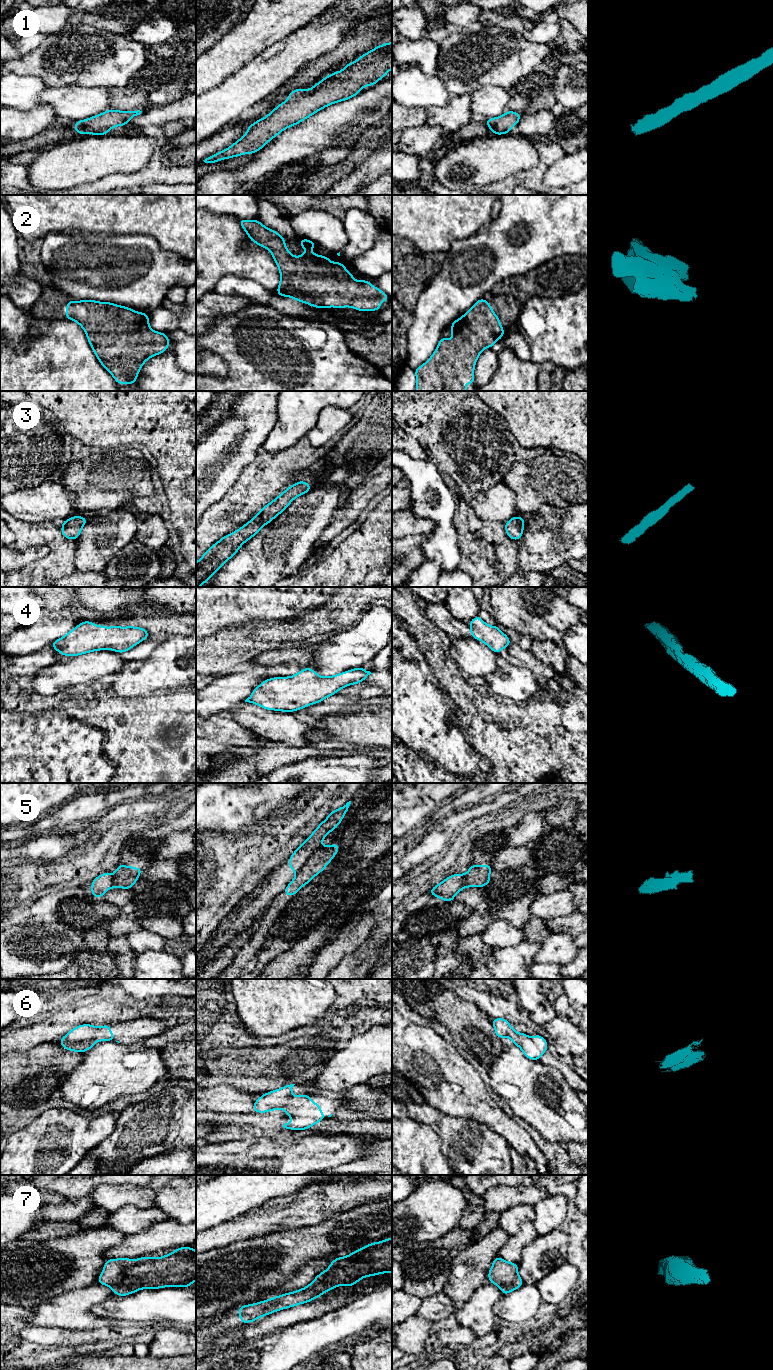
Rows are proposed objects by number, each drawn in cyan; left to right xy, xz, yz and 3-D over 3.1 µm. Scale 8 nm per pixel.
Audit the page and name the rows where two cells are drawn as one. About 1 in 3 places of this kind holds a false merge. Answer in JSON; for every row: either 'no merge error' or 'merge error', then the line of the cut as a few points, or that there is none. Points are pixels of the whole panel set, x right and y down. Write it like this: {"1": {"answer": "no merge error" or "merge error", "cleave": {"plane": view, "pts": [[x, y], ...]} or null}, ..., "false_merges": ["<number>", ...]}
{"1": {"answer": "no merge error", "cleave": null}, "2": {"answer": "no merge error", "cleave": null}, "3": {"answer": "no merge error", "cleave": null}, "4": {"answer": "no merge error", "cleave": null}, "5": {"answer": "merge error", "cleave": {"plane": "xz", "pts": [[319, 846], [296, 872]]}}, "6": {"answer": "no merge error", "cleave": null}, "7": {"answer": "no merge error", "cleave": null}, "false_merges": ["5"]}

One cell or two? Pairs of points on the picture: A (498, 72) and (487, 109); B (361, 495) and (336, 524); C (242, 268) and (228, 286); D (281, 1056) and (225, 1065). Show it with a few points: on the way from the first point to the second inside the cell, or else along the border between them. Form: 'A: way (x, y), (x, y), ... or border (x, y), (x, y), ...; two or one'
A: border (505, 88), (483, 85), (472, 93); two
B: way (357, 502), (343, 517); one
C: border (215, 283), (225, 276), (237, 275), (259, 284); two
D: way (267, 1065), (239, 1065); one

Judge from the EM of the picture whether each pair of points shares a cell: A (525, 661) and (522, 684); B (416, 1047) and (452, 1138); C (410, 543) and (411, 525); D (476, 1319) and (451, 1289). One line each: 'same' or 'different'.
A: different
B: different
C: different
D: different

